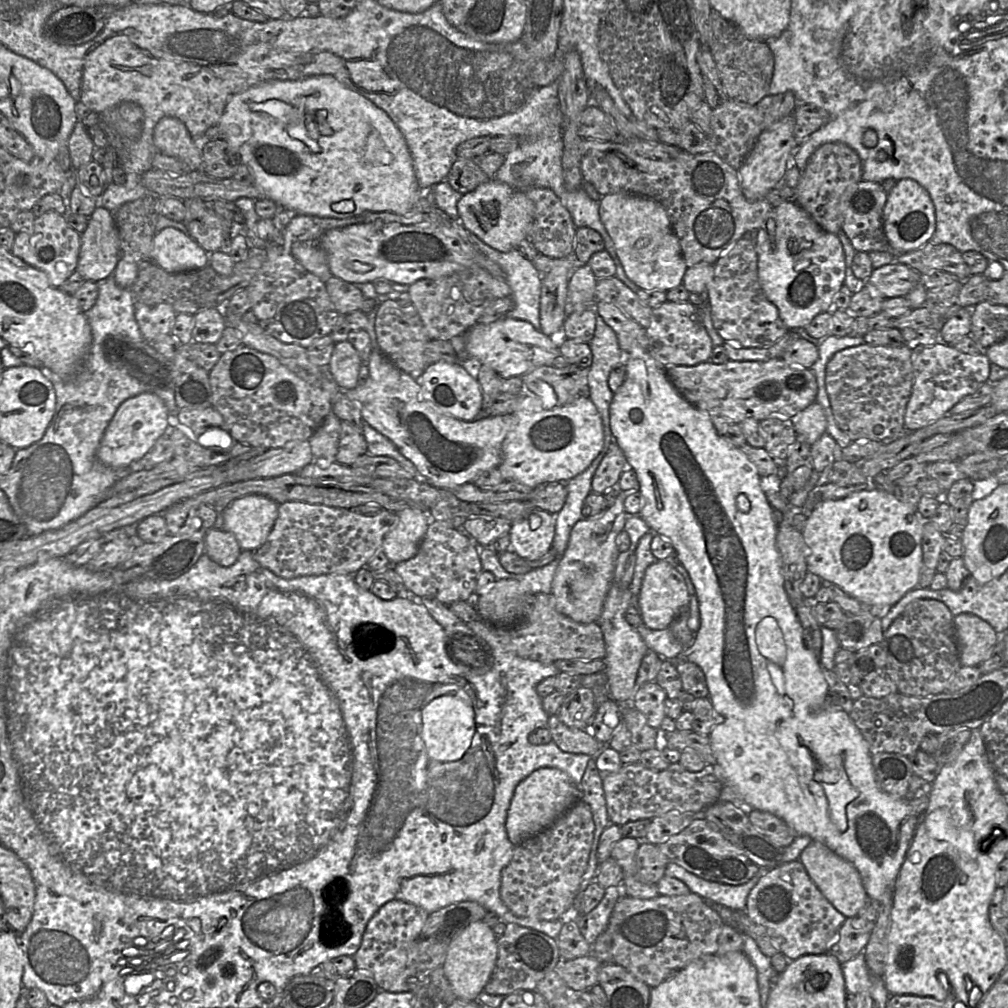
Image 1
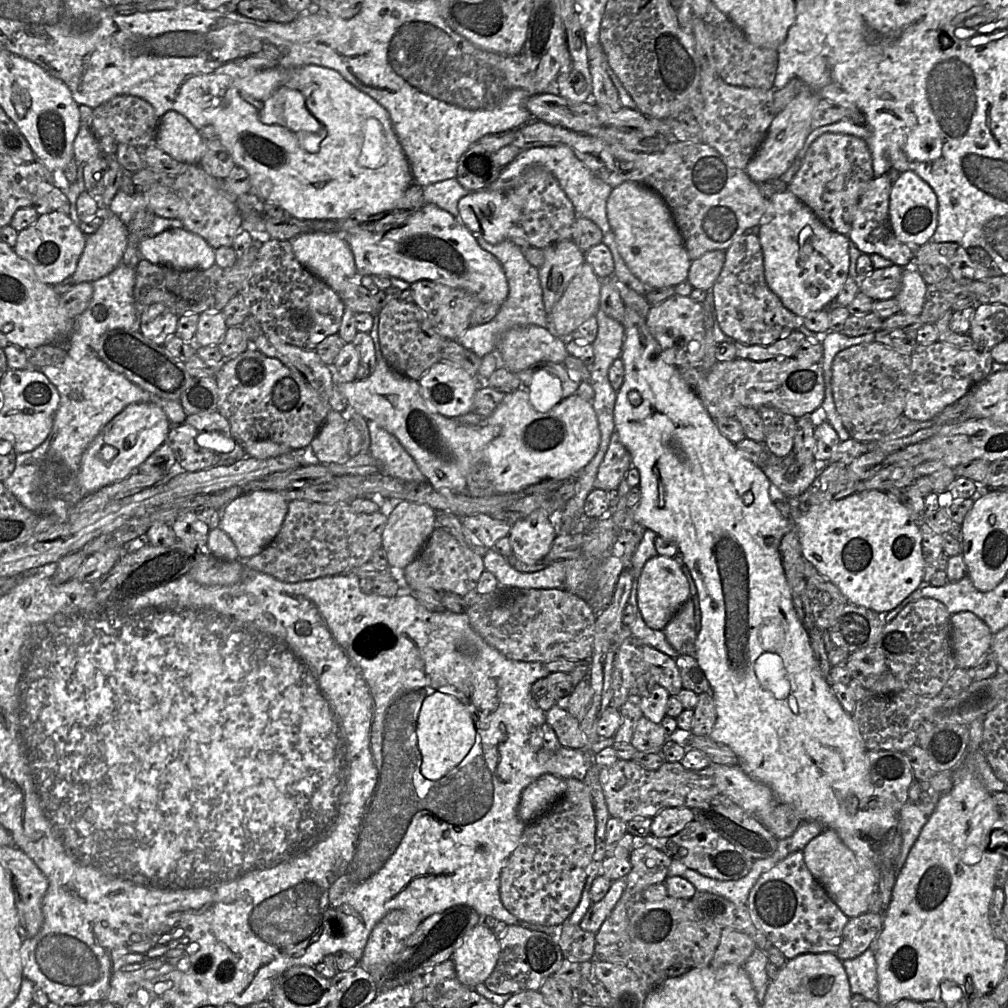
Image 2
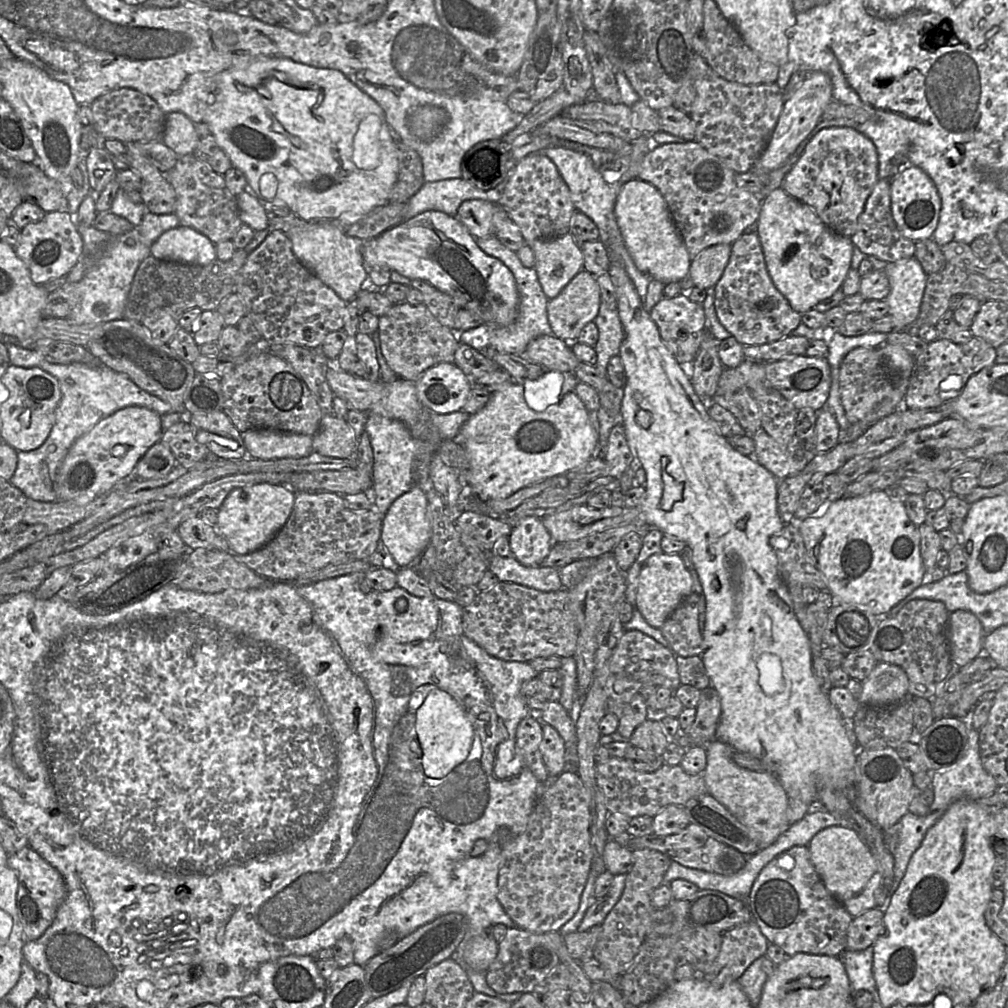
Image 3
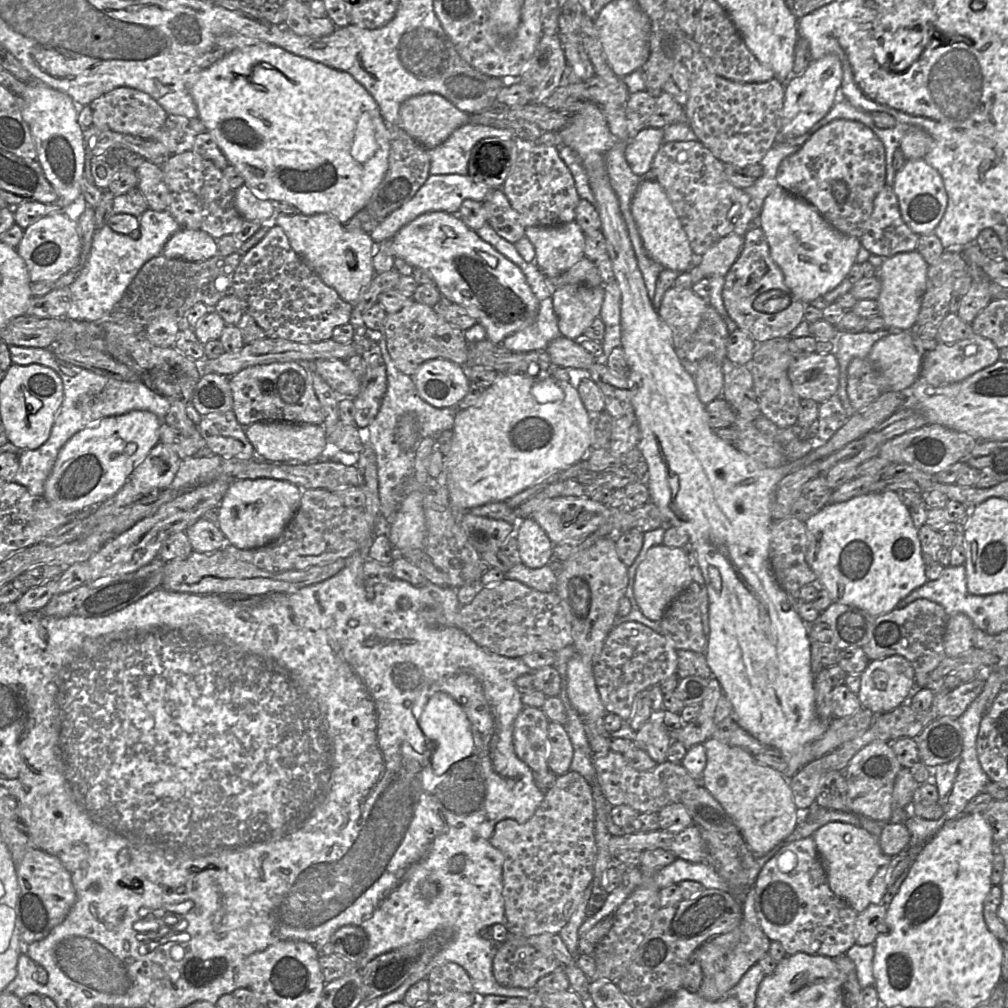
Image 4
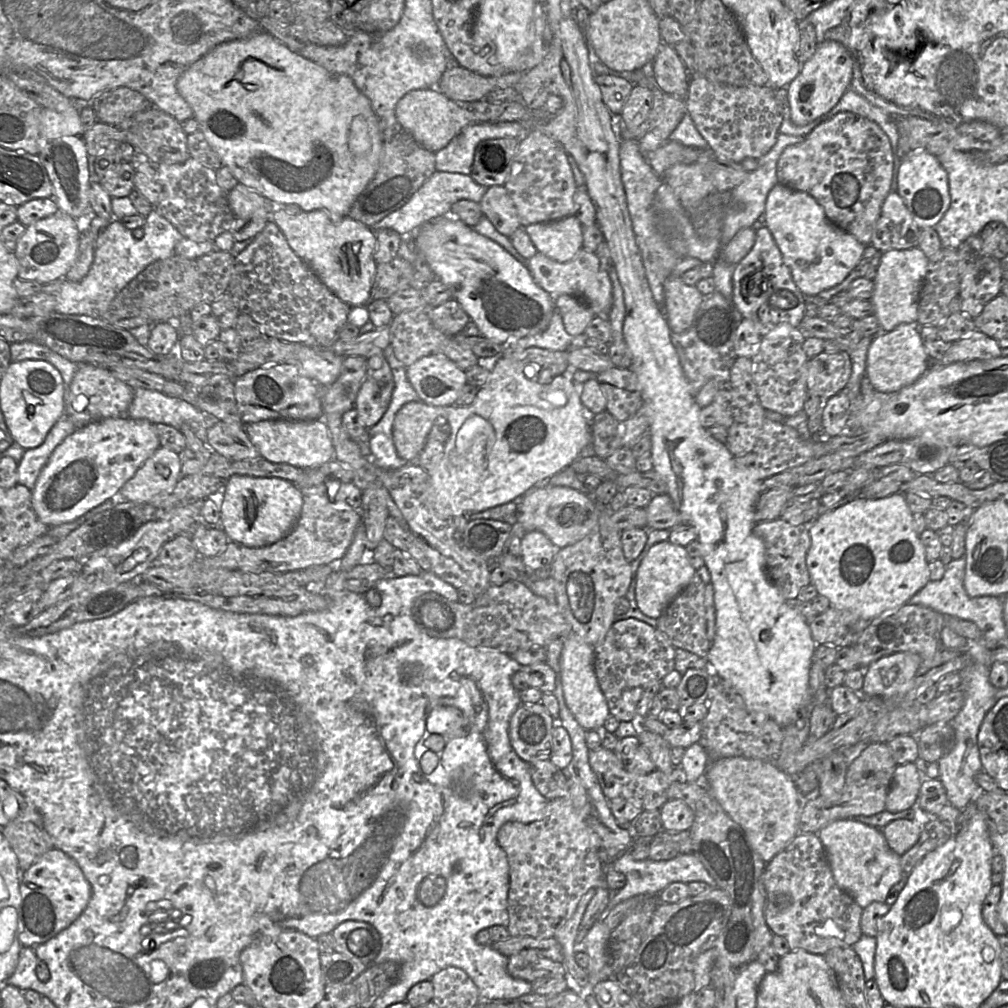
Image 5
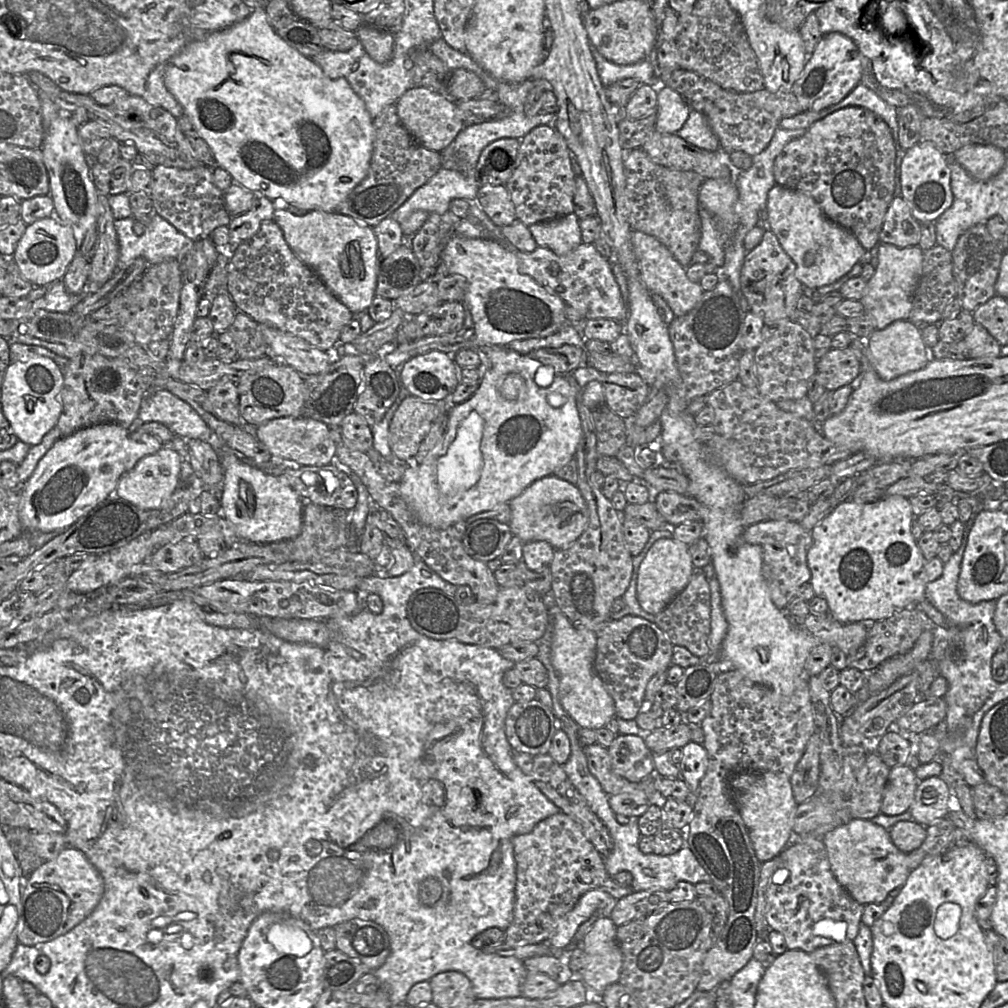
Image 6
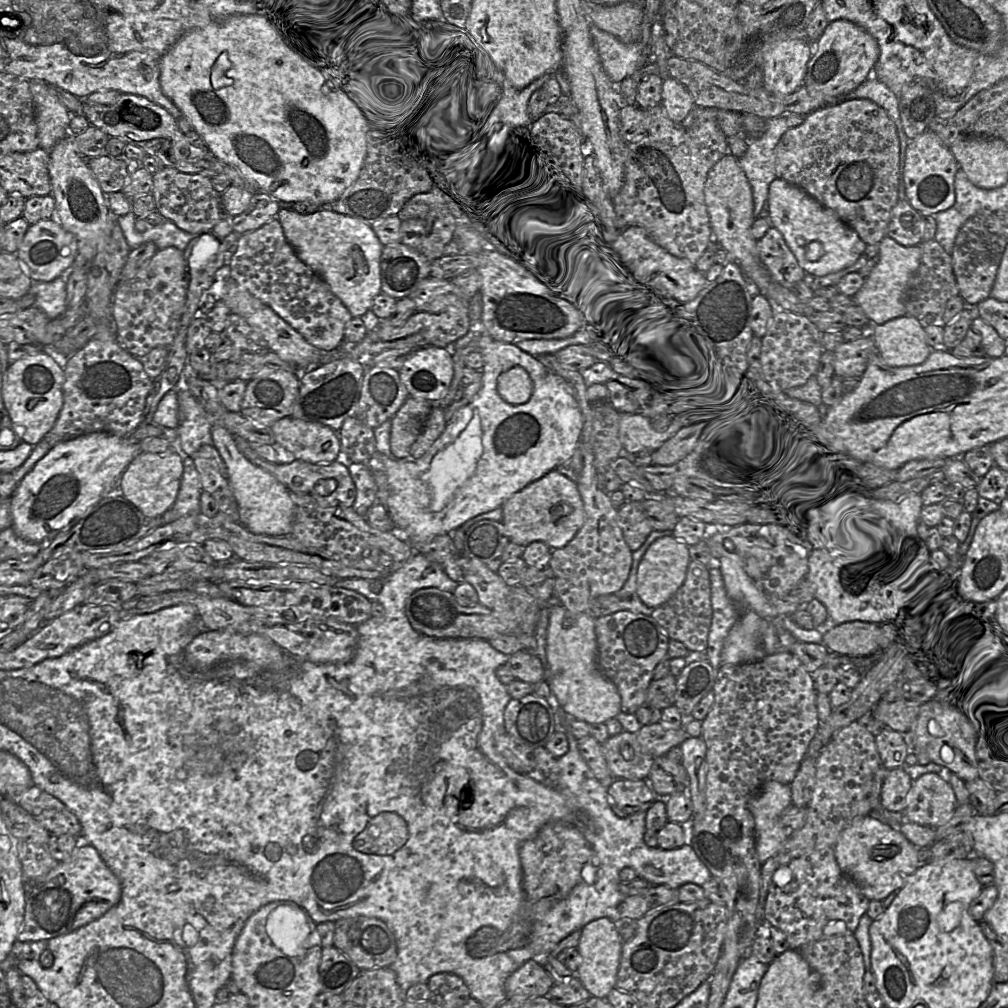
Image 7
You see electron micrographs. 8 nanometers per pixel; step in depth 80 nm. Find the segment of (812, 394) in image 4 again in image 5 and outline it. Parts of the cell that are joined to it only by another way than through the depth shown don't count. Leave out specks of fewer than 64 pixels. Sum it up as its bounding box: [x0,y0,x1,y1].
[807,351,851,401]

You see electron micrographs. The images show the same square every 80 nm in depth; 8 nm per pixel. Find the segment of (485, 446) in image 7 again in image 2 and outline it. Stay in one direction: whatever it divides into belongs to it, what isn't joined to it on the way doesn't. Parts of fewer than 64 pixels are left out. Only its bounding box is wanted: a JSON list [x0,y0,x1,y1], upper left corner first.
[479,387,600,493]

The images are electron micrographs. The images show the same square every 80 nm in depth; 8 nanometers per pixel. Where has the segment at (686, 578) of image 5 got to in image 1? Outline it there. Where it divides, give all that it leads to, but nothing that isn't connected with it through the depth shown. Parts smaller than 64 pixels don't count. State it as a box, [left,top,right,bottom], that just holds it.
[638,560,689,630]

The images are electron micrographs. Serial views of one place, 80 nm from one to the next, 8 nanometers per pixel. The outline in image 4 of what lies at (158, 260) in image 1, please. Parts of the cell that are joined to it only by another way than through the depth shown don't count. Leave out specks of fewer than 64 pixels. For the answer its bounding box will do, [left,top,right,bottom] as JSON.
[162,228,218,261]

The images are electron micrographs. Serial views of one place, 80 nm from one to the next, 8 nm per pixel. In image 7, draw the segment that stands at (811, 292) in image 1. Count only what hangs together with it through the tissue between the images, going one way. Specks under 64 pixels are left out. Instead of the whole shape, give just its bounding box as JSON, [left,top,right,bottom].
[768,178,865,276]

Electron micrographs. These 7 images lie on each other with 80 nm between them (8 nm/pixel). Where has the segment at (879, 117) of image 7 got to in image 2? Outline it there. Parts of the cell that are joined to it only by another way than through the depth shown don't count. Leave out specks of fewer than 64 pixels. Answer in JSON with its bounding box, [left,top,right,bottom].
[787,133,873,236]

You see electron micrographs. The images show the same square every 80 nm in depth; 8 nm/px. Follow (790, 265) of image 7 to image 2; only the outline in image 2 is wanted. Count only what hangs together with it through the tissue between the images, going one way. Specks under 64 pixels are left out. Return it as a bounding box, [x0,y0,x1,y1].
[711,234,803,346]

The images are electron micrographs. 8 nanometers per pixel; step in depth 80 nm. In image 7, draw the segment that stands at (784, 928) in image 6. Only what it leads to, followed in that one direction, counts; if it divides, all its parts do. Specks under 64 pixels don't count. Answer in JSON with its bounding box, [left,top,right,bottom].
[764,847,870,949]

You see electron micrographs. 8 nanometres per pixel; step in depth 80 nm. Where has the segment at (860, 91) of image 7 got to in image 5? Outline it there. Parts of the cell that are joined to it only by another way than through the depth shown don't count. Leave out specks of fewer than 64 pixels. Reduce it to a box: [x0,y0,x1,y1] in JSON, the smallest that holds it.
[827,89,899,139]

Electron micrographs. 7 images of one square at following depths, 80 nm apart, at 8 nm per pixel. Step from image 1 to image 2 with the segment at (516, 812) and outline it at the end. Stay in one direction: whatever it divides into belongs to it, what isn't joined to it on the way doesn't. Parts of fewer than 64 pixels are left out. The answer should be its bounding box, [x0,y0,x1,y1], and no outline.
[517,774,565,824]

